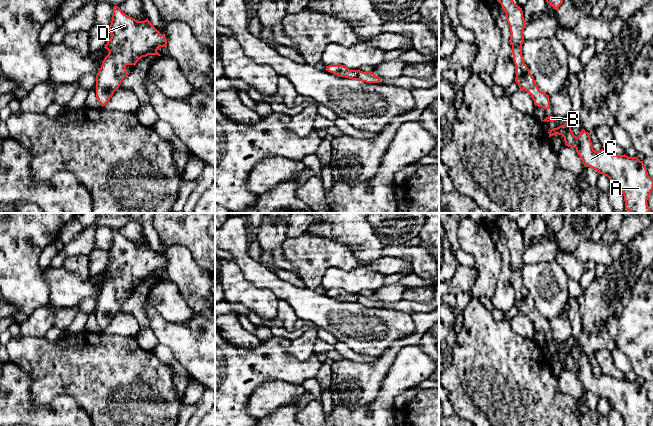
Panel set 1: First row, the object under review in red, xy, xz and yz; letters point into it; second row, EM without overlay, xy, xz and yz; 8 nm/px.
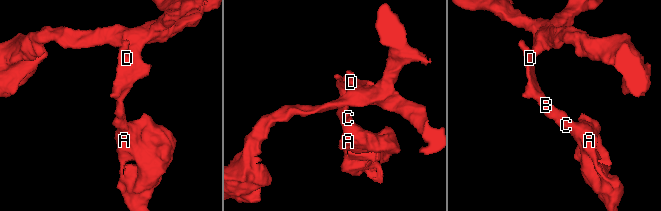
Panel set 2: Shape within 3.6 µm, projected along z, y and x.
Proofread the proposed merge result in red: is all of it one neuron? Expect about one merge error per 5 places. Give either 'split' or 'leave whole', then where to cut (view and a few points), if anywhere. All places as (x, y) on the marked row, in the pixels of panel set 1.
leave whole; no cut

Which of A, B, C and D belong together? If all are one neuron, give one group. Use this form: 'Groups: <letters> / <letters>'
Groups: A B C D

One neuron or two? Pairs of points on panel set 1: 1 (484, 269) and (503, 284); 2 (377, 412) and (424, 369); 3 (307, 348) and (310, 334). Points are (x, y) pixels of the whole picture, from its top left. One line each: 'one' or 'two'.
1: two
2: one
3: one

